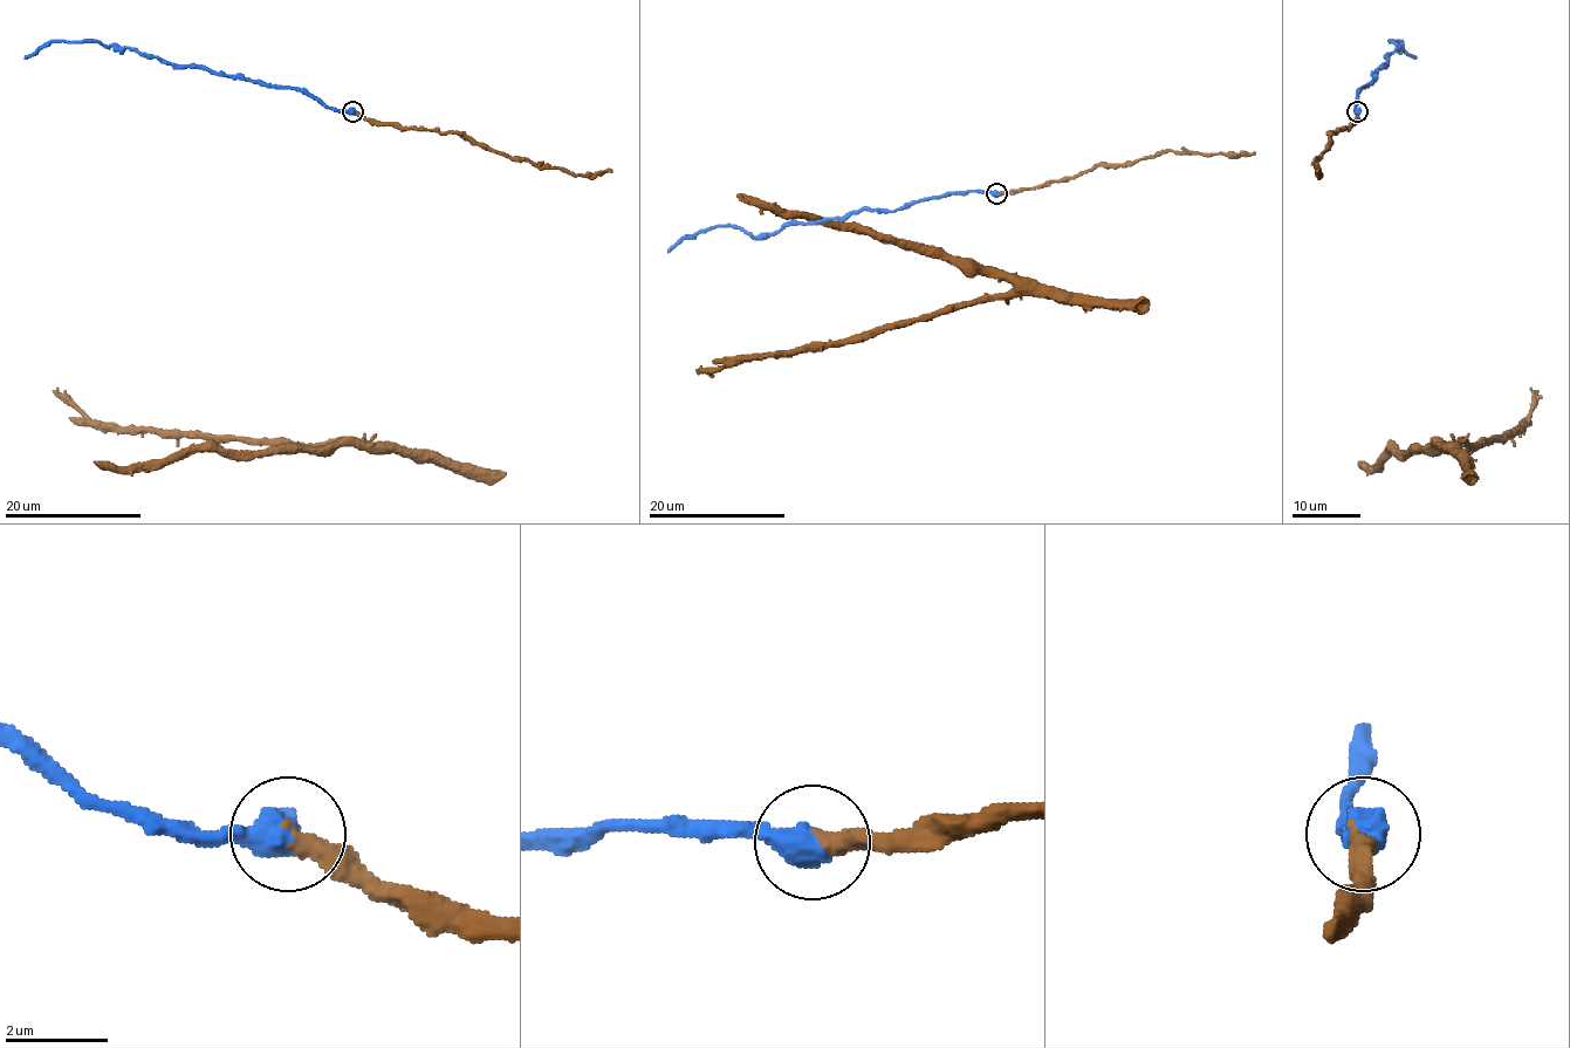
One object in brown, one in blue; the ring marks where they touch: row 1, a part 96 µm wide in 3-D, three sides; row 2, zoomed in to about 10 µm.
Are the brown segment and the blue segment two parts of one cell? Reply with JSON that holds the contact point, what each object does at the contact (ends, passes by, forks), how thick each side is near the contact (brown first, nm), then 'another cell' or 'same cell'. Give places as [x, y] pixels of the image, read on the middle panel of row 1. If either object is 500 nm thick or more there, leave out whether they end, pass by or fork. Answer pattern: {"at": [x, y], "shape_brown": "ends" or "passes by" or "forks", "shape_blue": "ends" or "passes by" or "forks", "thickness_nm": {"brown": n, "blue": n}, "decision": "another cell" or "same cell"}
{"at": [996, 193], "thickness_nm": {"brown": 400, "blue": 650}, "decision": "same cell"}

